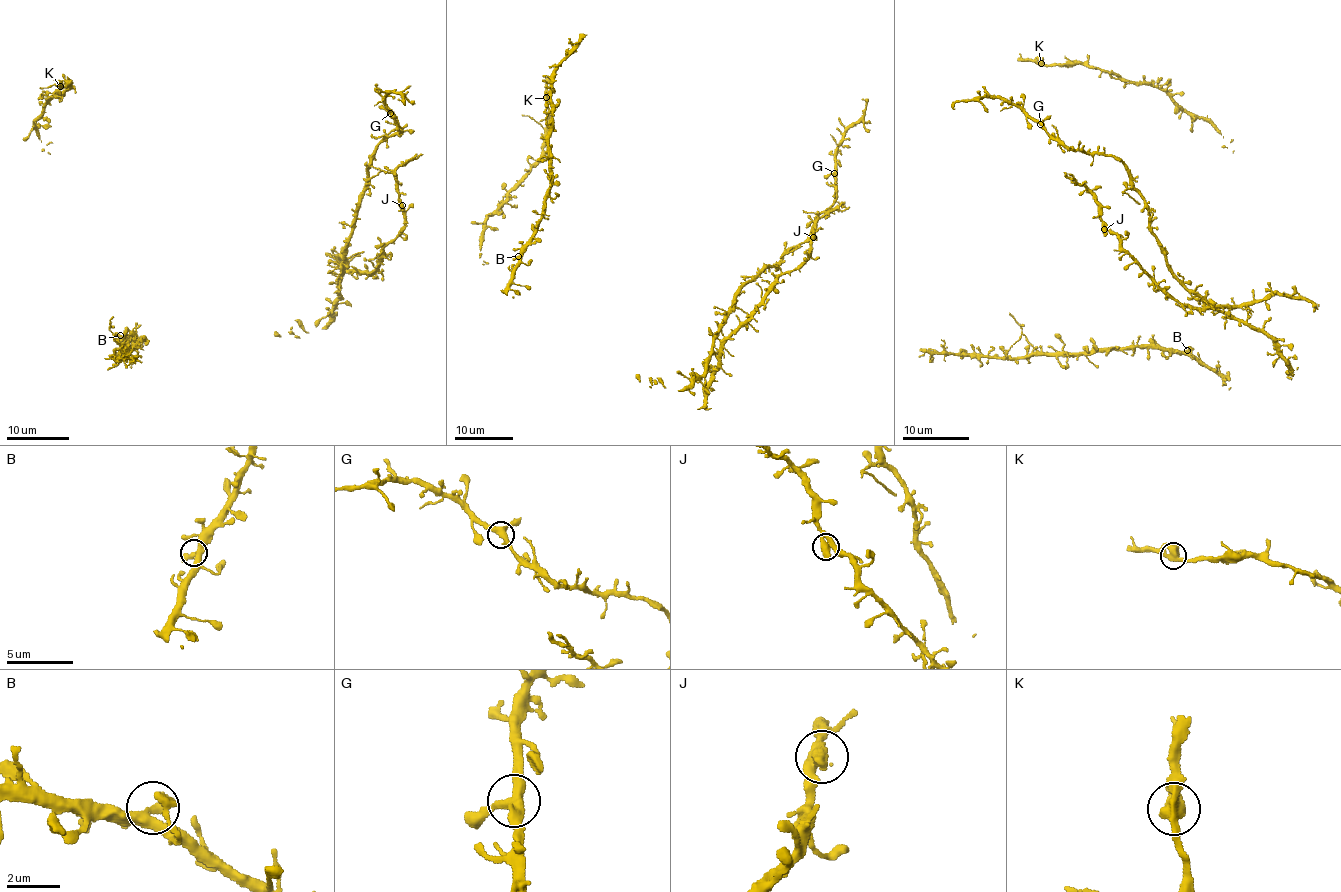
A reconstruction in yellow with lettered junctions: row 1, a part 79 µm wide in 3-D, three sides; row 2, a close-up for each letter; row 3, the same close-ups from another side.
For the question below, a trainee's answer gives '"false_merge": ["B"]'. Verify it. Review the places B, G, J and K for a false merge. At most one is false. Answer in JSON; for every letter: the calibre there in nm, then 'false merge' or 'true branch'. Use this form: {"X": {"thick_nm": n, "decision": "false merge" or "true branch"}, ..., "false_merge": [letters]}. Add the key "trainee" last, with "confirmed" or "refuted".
{"B": {"thick_nm": 360, "decision": "true branch"}, "G": {"thick_nm": 420, "decision": "true branch"}, "J": {"thick_nm": 500, "decision": "true branch"}, "K": {"thick_nm": 550, "decision": "true branch"}, "false_merge": [], "trainee": "refuted"}

